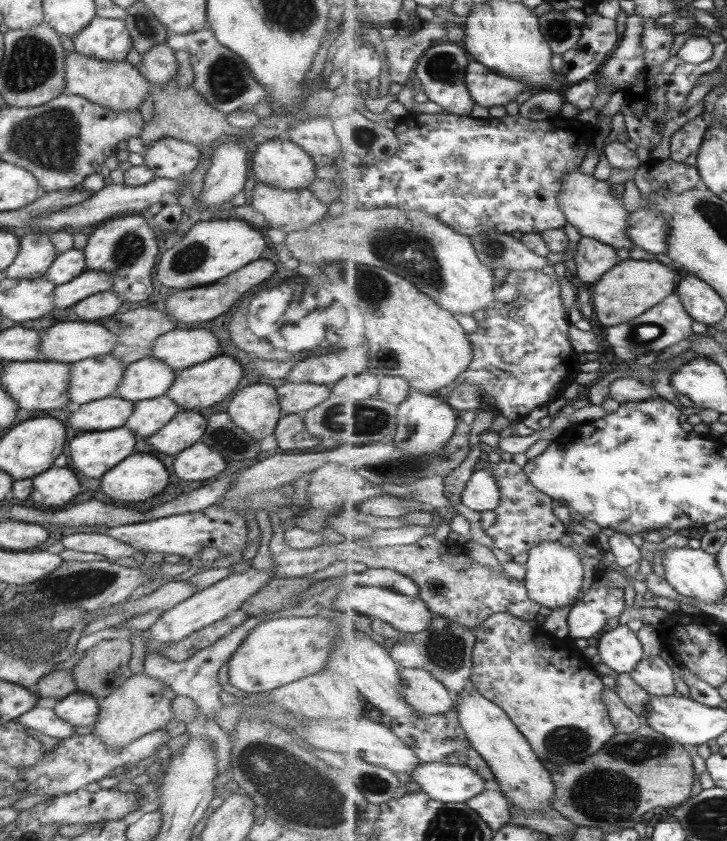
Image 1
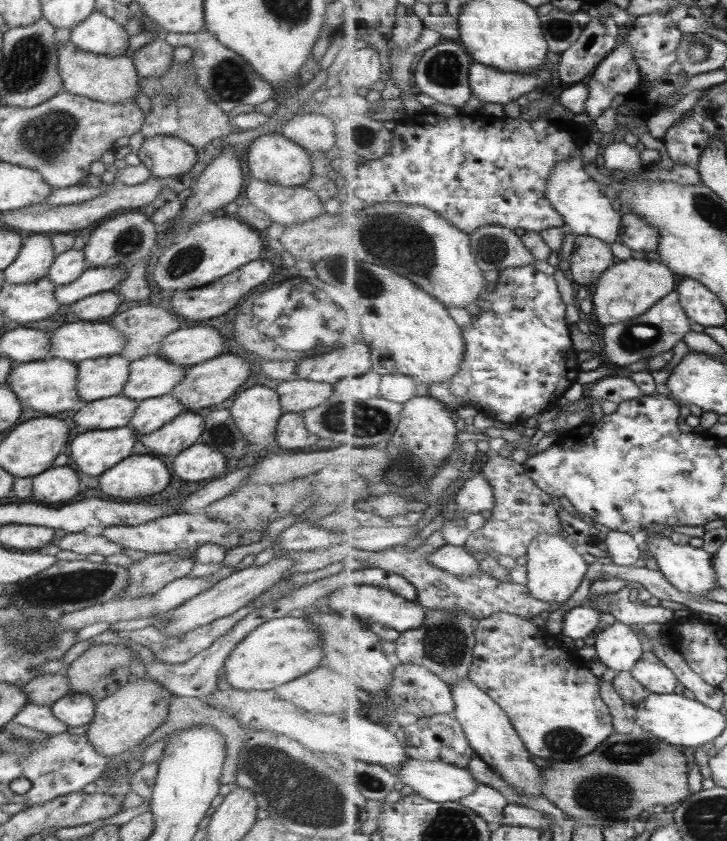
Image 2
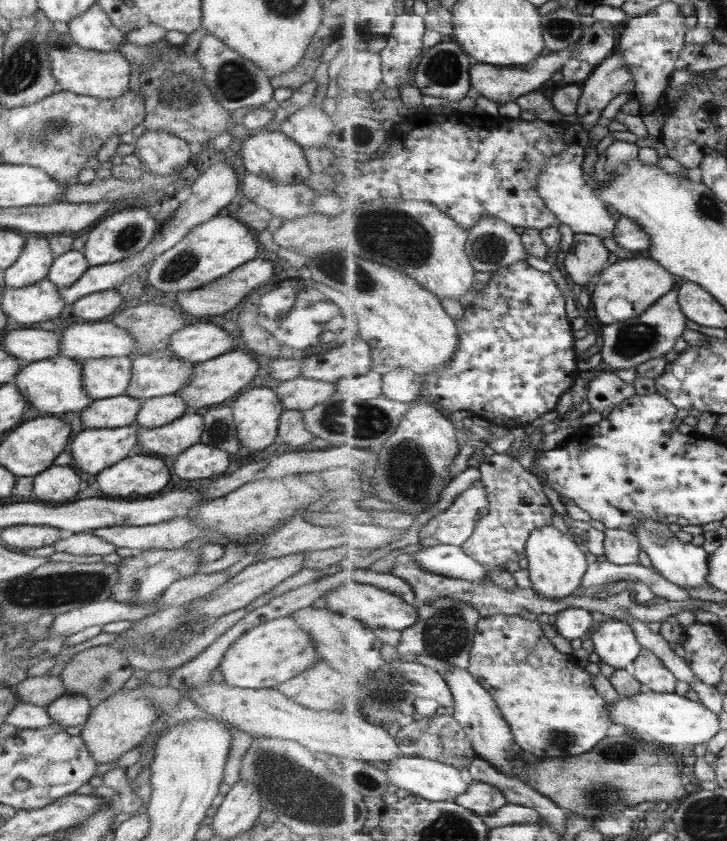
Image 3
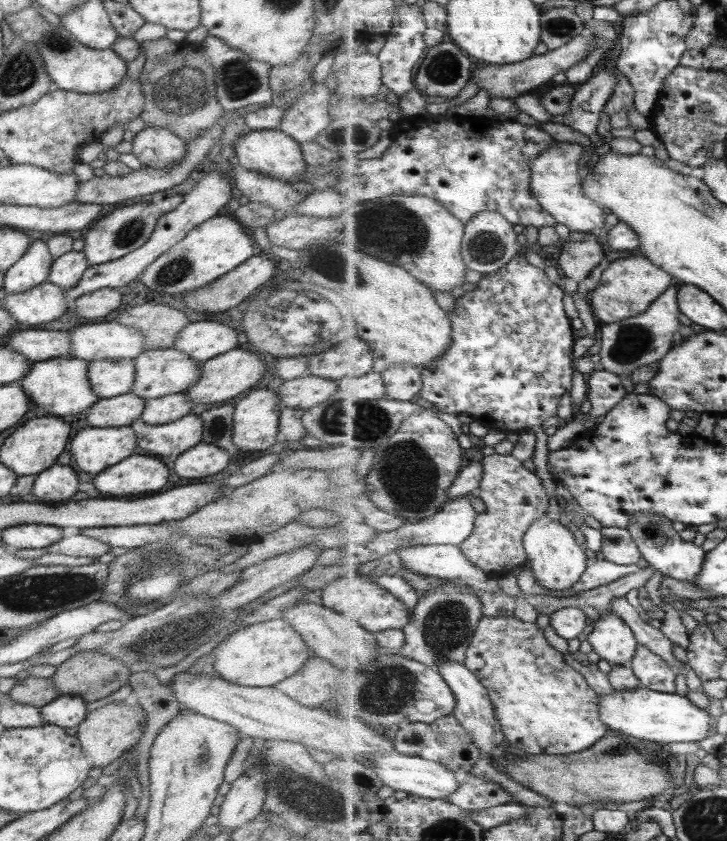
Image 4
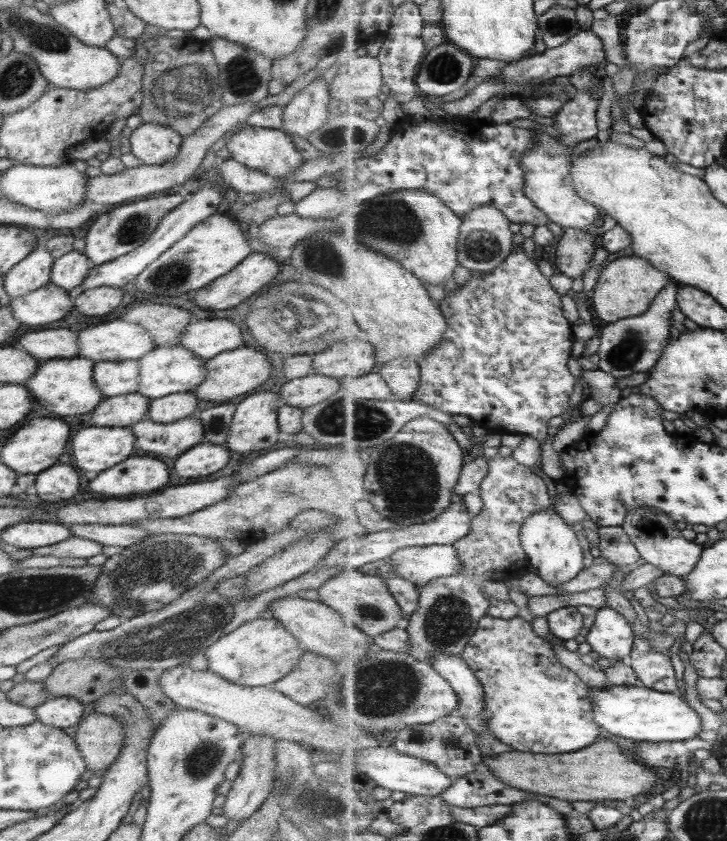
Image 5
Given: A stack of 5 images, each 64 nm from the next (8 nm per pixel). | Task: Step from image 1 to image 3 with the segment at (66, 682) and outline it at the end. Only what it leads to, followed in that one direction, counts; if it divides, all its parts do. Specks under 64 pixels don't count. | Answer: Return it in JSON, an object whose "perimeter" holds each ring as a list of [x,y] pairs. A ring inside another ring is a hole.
{"perimeter":[[[57,675],[25,677],[17,685],[11,685],[19,702],[47,707],[53,700],[66,694],[62,681]]]}

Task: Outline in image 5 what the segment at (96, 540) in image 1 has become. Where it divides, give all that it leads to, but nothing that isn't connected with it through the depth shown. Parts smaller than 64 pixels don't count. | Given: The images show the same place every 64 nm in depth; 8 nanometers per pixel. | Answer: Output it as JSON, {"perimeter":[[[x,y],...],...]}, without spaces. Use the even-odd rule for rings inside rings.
{"perimeter":[[[72,535],[65,540],[57,542],[57,544],[27,549],[31,550],[31,555],[87,559],[90,556],[101,554],[101,548],[103,548],[102,544]]]}

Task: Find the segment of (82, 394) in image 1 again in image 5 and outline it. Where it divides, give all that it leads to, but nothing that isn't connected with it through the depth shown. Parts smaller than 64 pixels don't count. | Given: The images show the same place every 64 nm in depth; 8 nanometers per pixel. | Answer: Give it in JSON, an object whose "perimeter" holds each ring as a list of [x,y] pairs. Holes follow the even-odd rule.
{"perimeter":[[[138,360],[97,361],[93,382],[103,397],[135,393],[139,384]]]}

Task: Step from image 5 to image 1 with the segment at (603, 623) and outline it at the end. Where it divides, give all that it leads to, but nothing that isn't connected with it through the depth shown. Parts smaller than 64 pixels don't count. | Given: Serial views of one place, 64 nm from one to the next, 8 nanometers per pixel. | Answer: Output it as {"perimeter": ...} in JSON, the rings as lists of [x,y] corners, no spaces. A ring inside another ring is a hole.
{"perimeter":[[[627,625],[605,632],[598,641],[597,649],[601,662],[618,674],[630,673],[644,659],[643,644]]]}

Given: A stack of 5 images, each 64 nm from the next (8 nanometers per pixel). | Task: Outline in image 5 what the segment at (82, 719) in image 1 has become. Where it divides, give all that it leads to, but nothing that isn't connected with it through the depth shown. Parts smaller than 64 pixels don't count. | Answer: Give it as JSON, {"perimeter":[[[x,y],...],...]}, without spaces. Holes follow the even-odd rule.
{"perimeter":[[[69,696],[51,697],[34,708],[36,721],[57,729],[78,724],[83,711],[84,705]]]}

